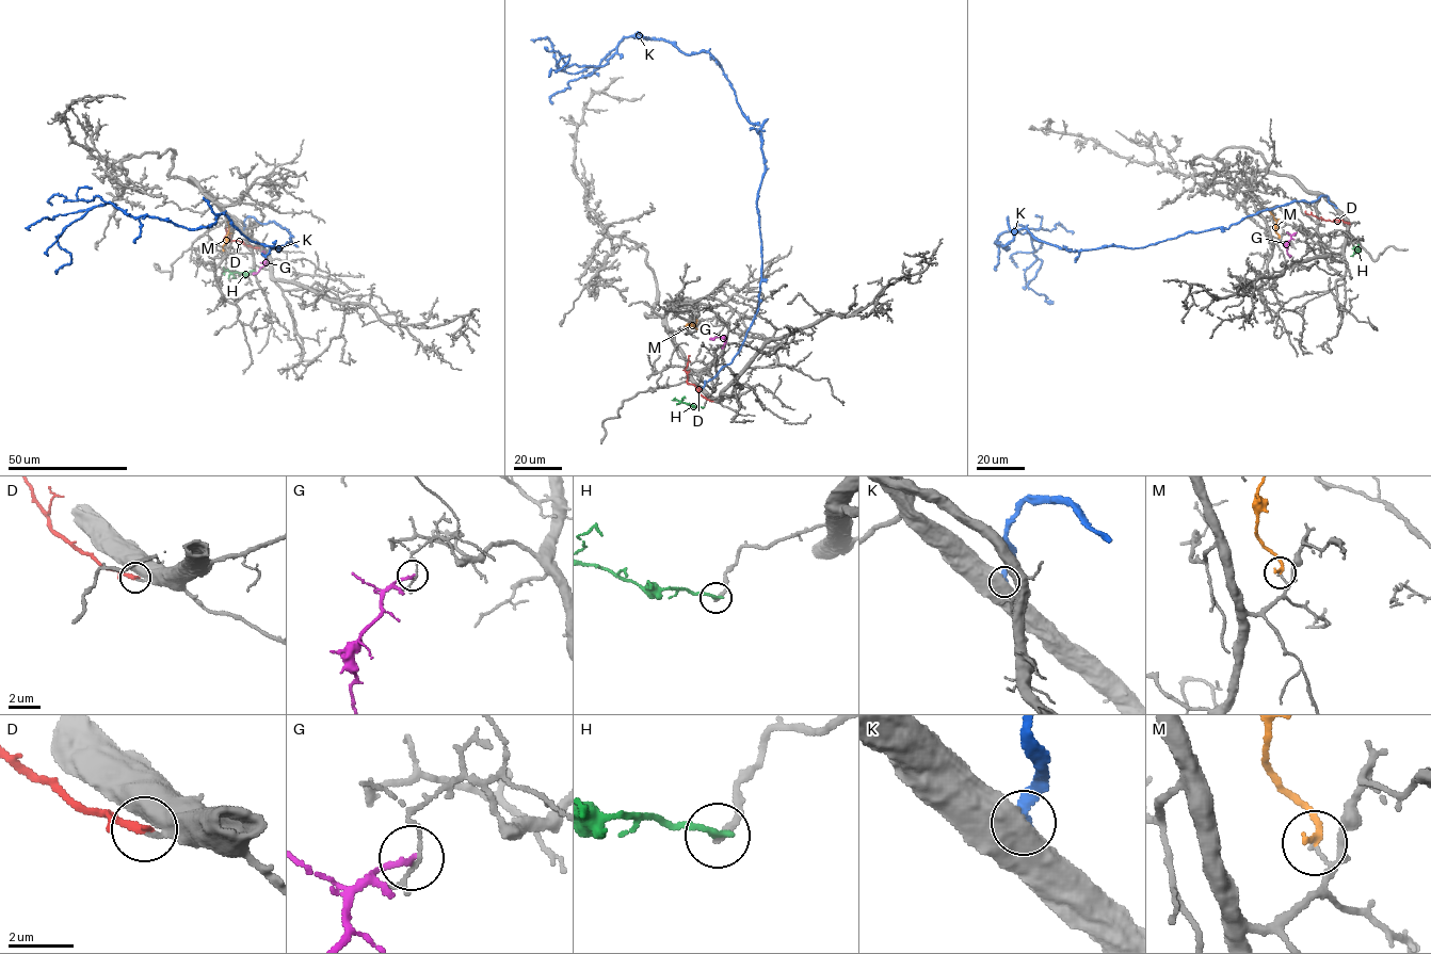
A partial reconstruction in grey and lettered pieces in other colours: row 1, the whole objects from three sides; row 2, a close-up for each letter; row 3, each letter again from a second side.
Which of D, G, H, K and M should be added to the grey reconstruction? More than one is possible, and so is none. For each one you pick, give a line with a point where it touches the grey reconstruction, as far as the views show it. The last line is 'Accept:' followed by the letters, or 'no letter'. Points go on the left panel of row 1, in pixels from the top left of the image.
D: Touches grey at (258, 247)
Accept: D

